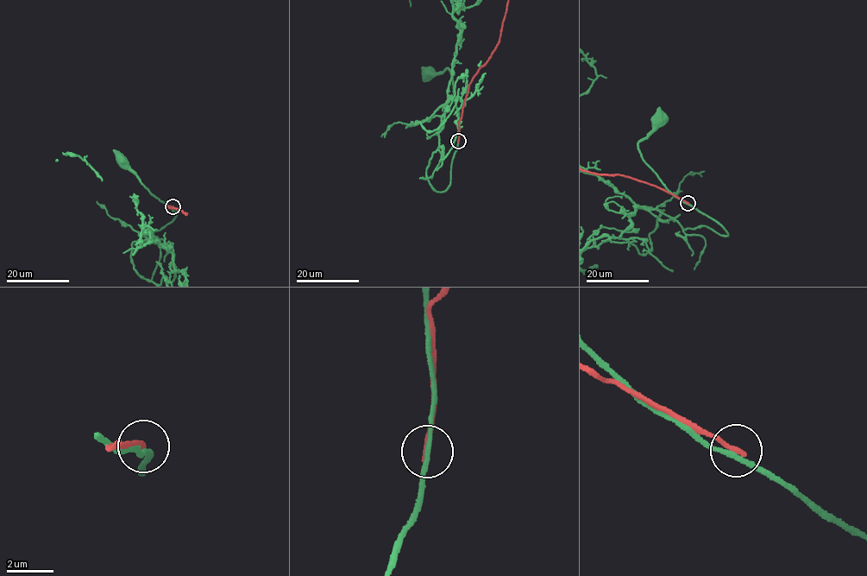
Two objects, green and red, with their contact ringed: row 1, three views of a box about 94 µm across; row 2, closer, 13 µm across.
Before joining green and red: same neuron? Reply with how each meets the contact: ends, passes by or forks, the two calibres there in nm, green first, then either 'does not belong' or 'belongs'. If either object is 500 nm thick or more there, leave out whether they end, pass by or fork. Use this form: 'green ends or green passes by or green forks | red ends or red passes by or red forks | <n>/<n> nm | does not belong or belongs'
green passes by | red ends | 200/240 nm | does not belong

